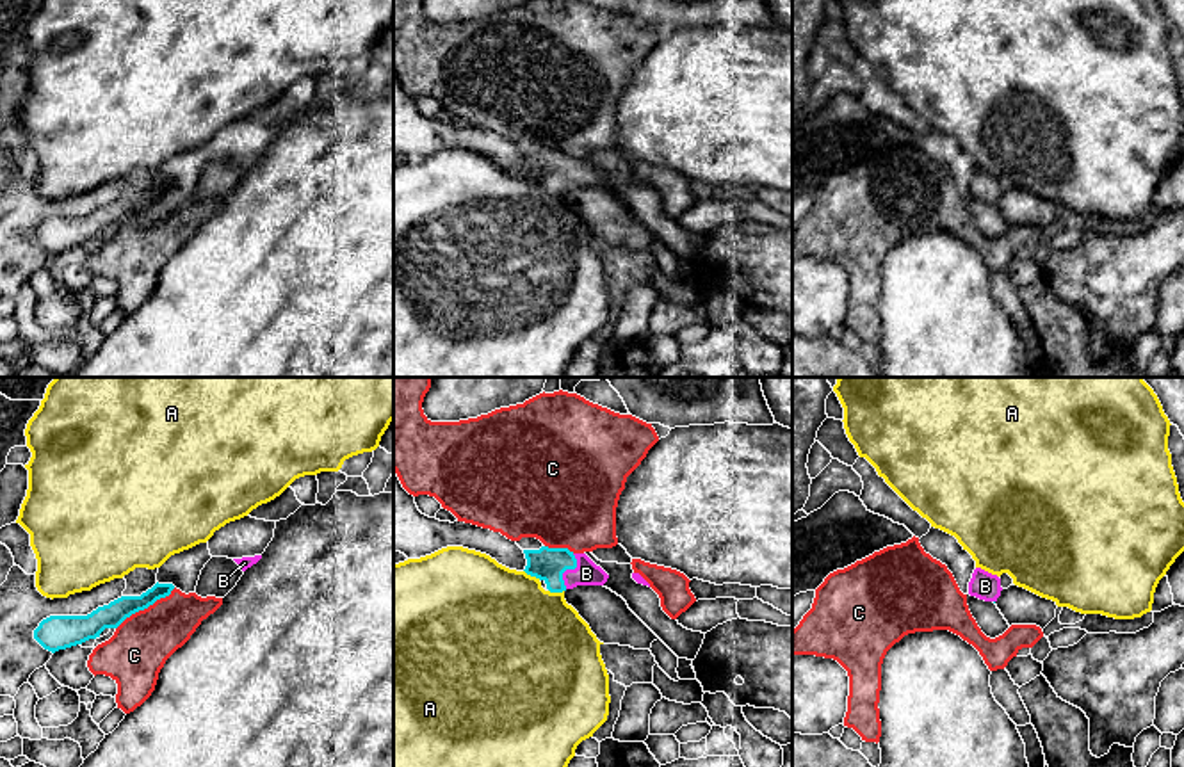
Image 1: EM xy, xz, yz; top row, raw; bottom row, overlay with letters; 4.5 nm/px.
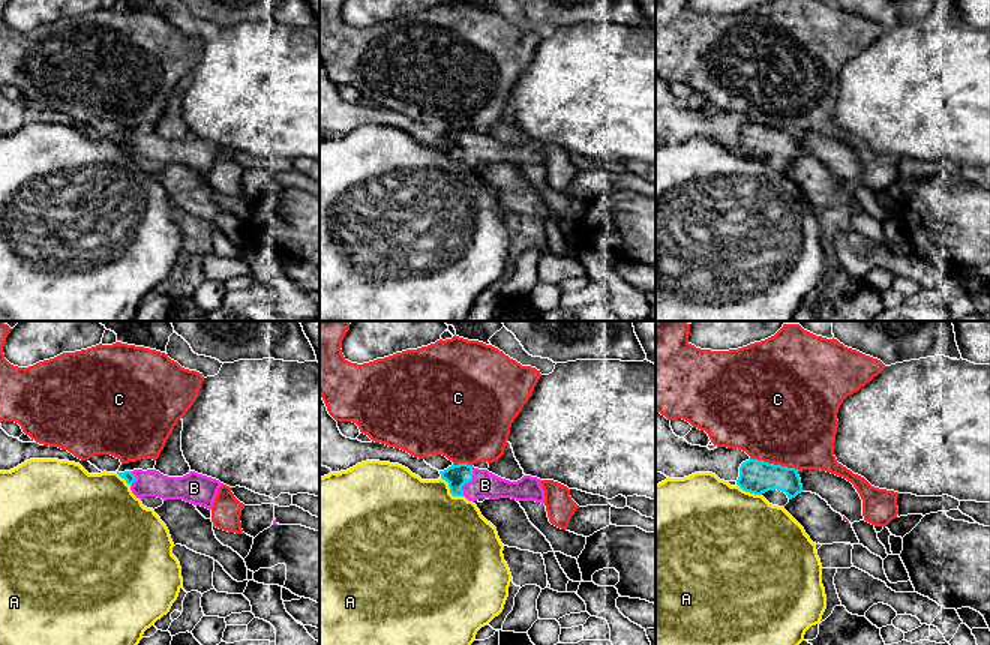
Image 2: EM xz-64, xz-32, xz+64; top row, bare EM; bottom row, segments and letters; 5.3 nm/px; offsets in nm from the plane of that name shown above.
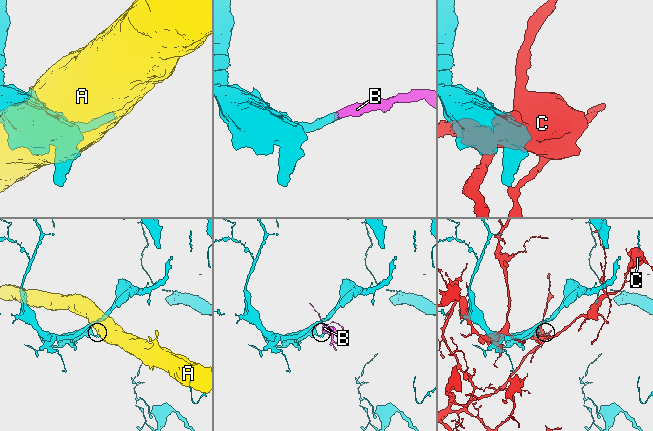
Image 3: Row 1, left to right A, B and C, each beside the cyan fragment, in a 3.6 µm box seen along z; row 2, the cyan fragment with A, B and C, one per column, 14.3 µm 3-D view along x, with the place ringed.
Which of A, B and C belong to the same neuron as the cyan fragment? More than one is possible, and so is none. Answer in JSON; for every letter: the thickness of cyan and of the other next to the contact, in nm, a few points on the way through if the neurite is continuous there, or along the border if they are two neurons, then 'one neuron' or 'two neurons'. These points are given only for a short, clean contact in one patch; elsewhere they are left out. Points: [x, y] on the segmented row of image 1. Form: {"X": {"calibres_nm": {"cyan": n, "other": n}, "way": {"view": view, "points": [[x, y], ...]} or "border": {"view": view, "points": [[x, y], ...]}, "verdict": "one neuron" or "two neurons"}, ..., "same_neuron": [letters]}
{"A": {"calibres_nm": {"cyan": 150, "other": 480}, "verdict": "two neurons"}, "B": {"calibres_nm": {"cyan": 150, "other": 110}, "way": {"view": "xz", "points": [[549, 565], [568, 568], [586, 573]]}, "verdict": "one neuron"}, "C": {"calibres_nm": {"cyan": 110, "other": 280}, "verdict": "two neurons"}, "same_neuron": ["B"]}

